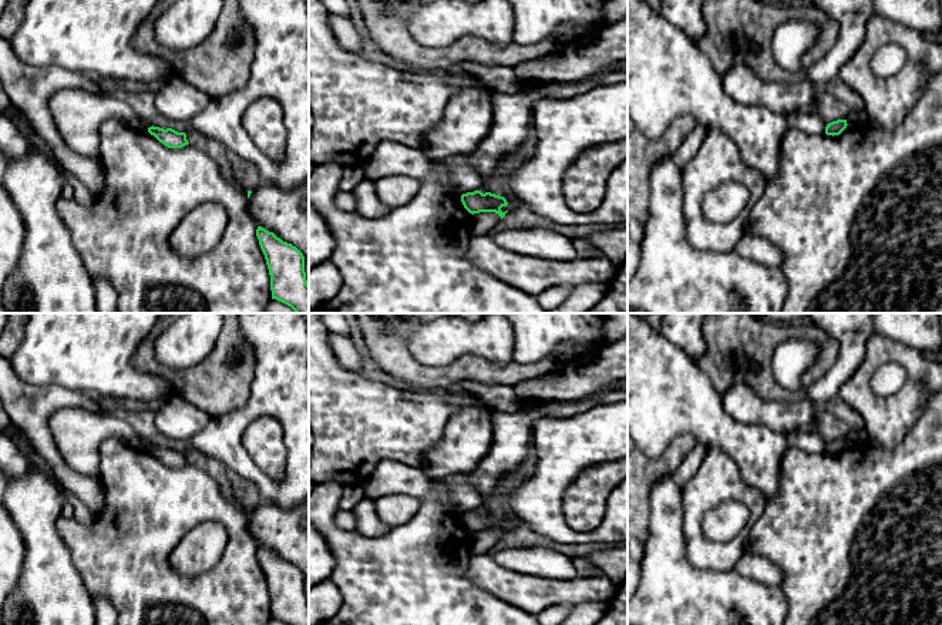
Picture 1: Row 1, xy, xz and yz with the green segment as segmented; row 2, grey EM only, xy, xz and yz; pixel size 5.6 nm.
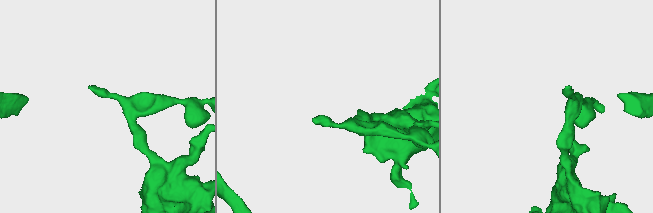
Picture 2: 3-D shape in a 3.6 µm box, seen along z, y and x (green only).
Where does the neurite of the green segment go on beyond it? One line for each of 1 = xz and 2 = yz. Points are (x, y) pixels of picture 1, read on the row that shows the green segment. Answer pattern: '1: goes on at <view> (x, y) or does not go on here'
1: does not go on here
2: does not go on here

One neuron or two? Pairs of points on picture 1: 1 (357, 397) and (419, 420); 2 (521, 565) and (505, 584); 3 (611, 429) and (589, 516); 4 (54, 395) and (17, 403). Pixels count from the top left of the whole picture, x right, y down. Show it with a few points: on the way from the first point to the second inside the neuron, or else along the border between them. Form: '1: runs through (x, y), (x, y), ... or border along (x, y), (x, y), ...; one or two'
1: runs through (373, 413), (376, 416), (403, 416); one
2: border along (493, 555), (504, 567), (549, 580); two
3: border along (612, 460), (585, 469), (574, 480); two
4: runs through (46, 399), (26, 403); one

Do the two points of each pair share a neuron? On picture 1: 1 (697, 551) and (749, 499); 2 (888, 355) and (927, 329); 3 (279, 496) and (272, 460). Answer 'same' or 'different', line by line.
1: same
2: different
3: different

